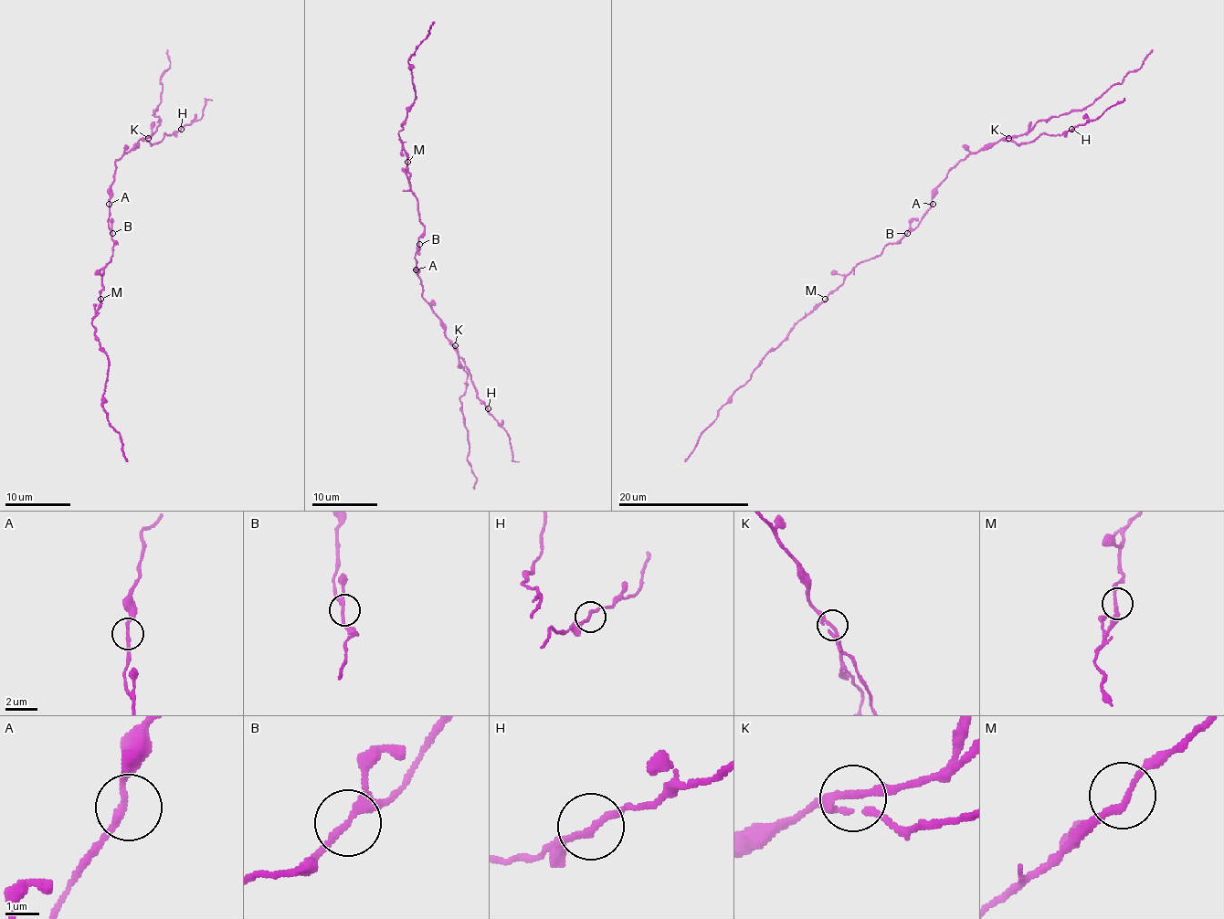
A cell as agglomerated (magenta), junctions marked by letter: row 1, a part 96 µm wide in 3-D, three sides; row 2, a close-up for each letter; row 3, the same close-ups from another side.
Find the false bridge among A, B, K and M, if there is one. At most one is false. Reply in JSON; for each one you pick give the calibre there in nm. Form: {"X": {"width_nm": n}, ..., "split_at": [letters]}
{"split_at": []}

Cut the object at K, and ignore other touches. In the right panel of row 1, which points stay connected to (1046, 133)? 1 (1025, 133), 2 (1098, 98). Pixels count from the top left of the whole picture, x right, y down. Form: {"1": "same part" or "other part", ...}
{"1": "other part", "2": "other part"}

